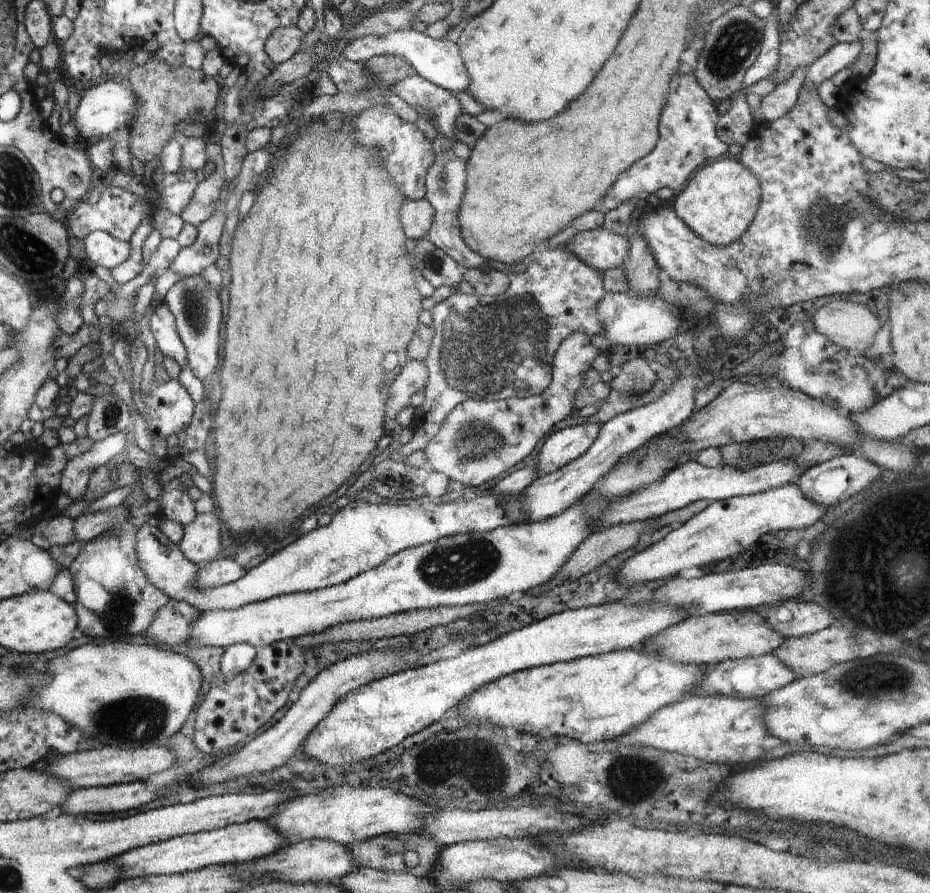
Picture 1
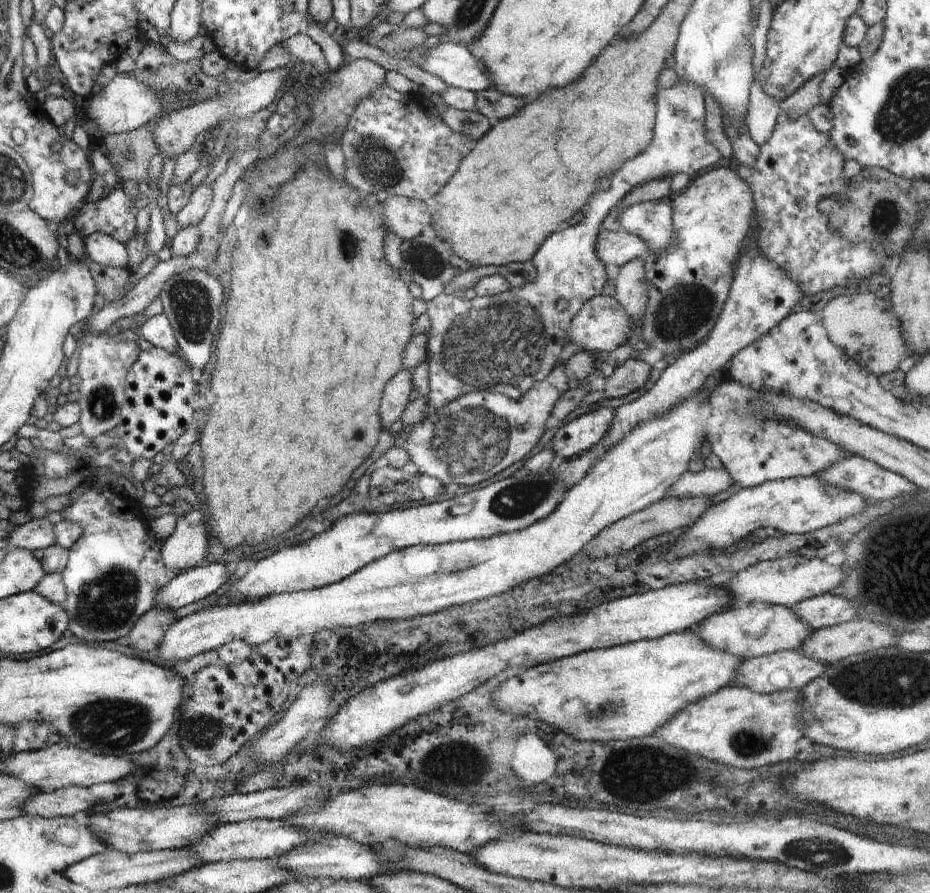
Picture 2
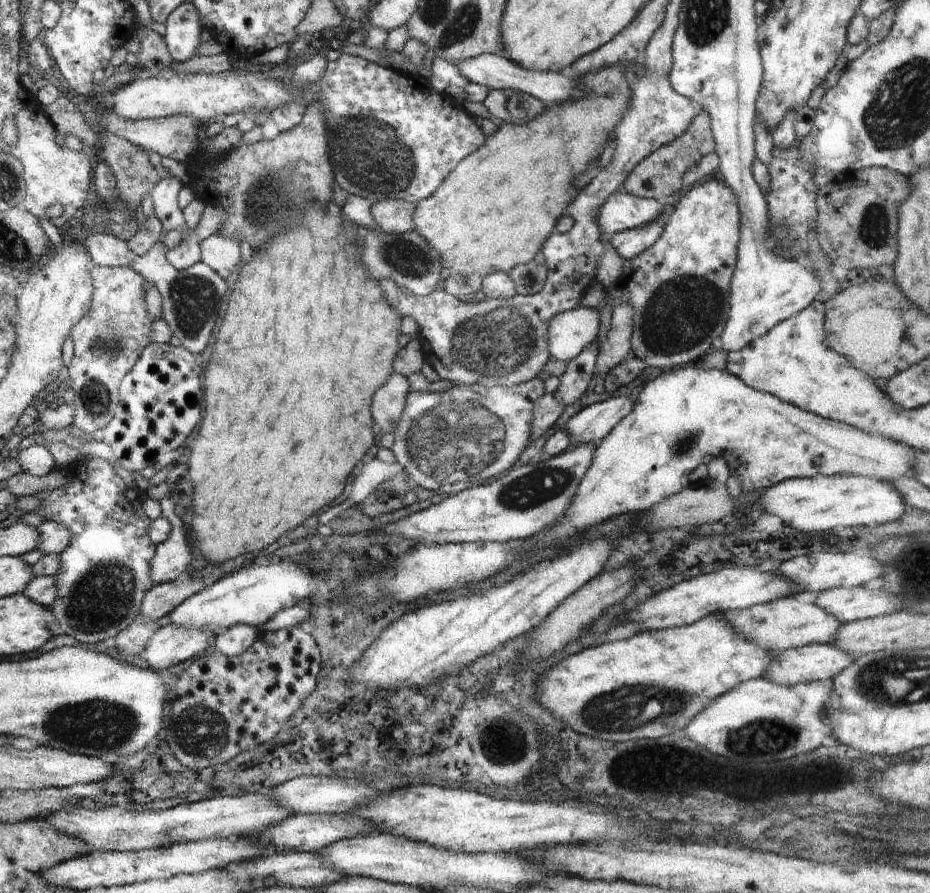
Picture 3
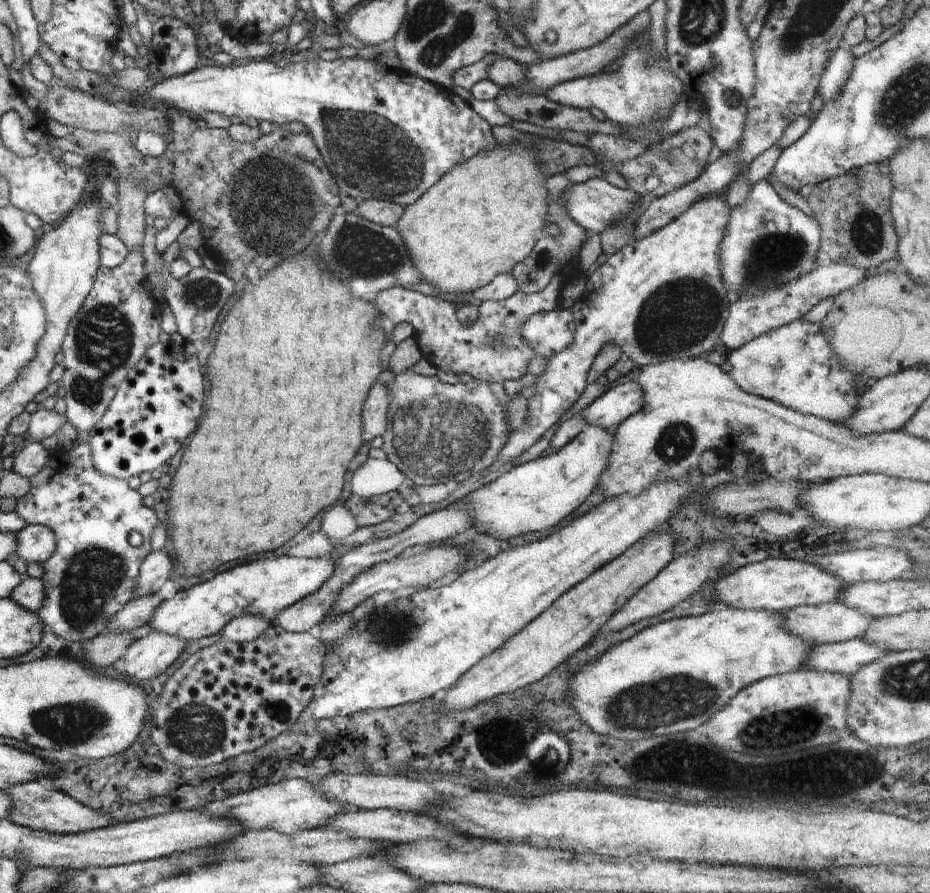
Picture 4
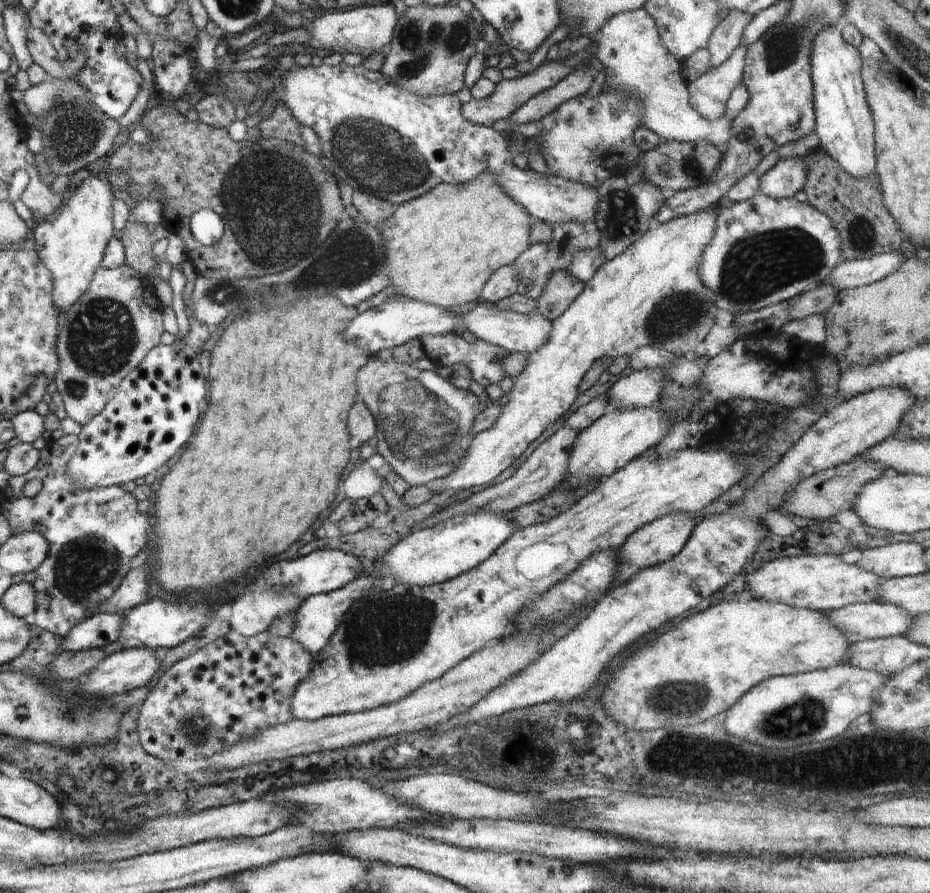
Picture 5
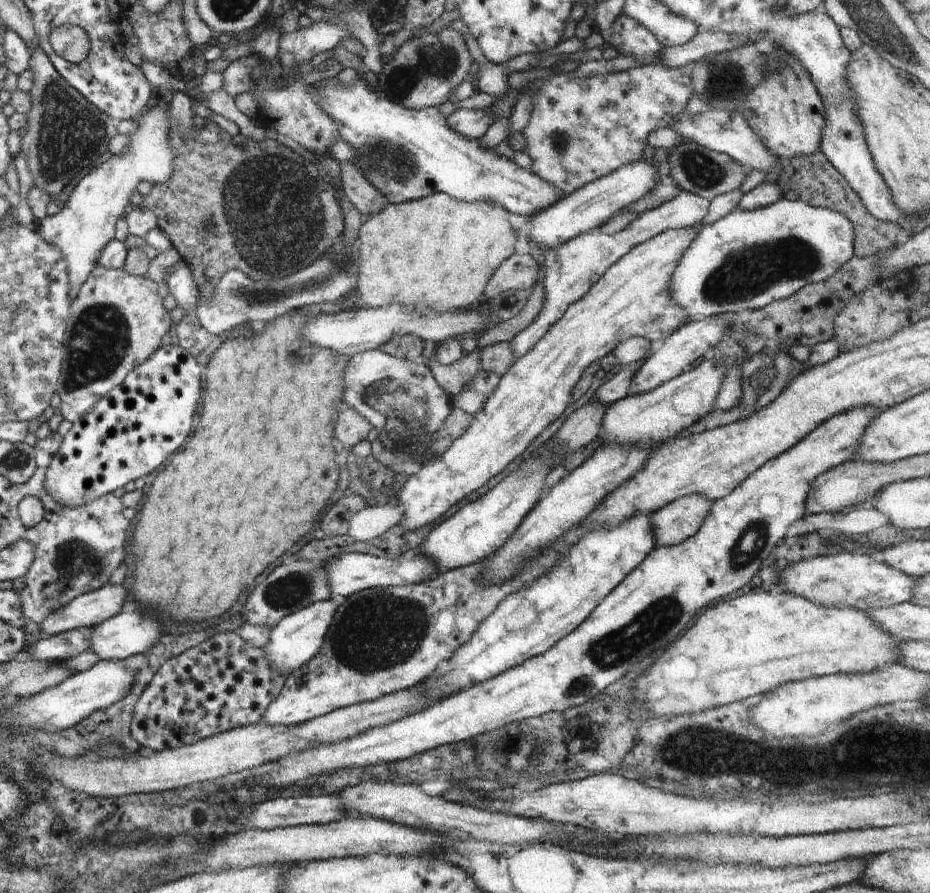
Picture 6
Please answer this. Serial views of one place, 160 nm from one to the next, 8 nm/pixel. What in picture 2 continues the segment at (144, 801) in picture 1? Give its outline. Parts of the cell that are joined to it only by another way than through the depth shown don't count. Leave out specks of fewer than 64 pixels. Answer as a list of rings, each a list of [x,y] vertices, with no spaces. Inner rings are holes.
[[[66,788],[44,793],[39,791],[32,800],[24,804],[24,815],[50,819],[73,817],[78,810],[88,812],[98,804],[98,798],[88,788]]]

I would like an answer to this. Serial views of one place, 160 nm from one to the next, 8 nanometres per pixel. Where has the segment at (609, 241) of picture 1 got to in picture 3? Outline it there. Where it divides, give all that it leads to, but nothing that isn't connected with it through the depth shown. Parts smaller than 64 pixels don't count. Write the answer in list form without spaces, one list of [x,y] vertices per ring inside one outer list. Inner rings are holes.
[[[667,205],[664,214],[660,218],[656,218],[654,222],[614,234],[608,246],[614,248],[622,259],[634,259],[660,238],[672,210],[674,210],[674,205],[670,207]]]

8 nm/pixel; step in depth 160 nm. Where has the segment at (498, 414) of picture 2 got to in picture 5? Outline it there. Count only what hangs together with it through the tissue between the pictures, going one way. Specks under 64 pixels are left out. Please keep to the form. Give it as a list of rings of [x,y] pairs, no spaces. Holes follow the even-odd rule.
[[[370,358],[358,371],[357,385],[358,396],[371,410],[377,426],[377,454],[414,489],[447,479],[455,469],[462,466],[463,458],[466,458],[467,450],[473,442],[471,431],[475,418],[488,406],[470,390],[455,387],[438,376],[436,371],[419,370],[412,365],[396,362],[393,358],[387,361]]]

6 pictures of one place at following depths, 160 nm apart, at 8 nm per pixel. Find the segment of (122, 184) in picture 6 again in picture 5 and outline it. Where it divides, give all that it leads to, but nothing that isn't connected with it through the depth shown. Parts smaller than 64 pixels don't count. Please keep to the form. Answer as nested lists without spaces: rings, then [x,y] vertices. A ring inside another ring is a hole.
[[[90,176],[82,182],[74,194],[70,194],[68,202],[61,210],[57,211],[53,217],[42,220],[36,226],[36,229],[31,232],[37,255],[53,275],[53,301],[62,314],[66,313],[86,294],[93,282],[96,270],[101,267],[104,249],[110,238],[112,238],[115,229],[113,227],[114,193],[114,187],[107,179],[99,180],[96,176]]]

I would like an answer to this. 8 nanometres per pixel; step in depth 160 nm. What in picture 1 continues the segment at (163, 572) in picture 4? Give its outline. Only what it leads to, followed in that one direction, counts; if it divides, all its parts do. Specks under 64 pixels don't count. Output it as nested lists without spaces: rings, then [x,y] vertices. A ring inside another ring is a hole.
[[[217,512],[198,513],[194,522],[183,527],[183,531],[182,542],[178,546],[186,558],[198,565],[219,558],[222,526]]]

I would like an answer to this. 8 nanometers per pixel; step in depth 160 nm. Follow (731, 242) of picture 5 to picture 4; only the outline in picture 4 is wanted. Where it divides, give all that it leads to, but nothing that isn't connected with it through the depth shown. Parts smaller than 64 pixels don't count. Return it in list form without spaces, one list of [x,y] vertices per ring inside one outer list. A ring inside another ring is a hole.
[[[767,179],[753,184],[746,200],[730,208],[726,234],[718,248],[722,284],[726,290],[724,298],[728,304],[734,304],[740,294],[766,292],[812,273],[822,257],[821,236],[818,220],[783,202]]]

